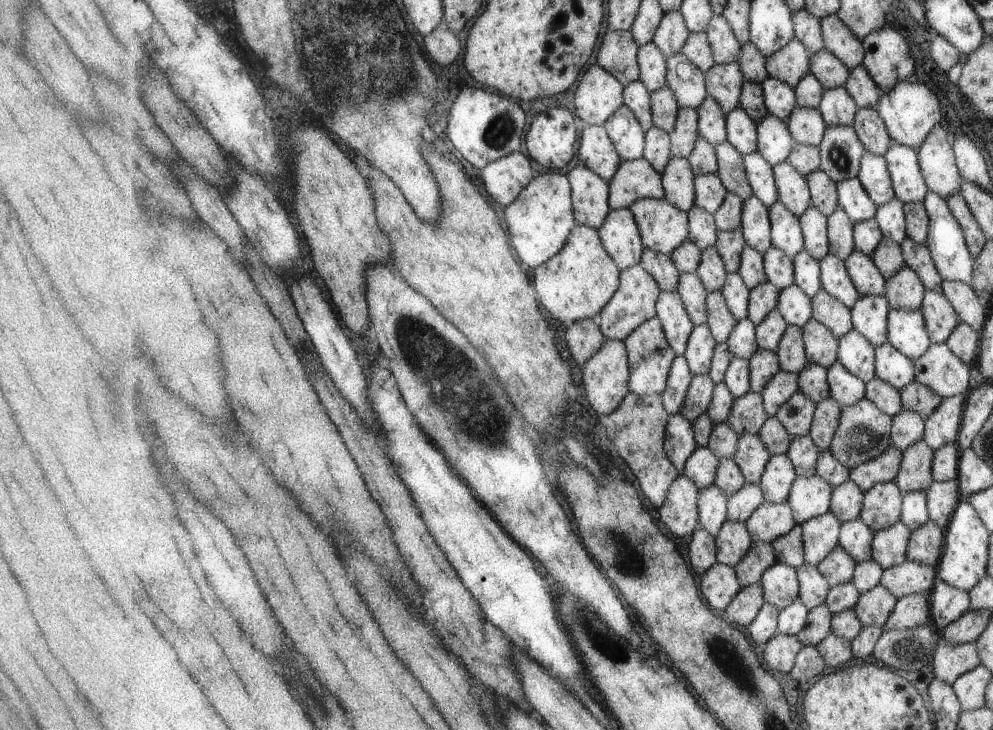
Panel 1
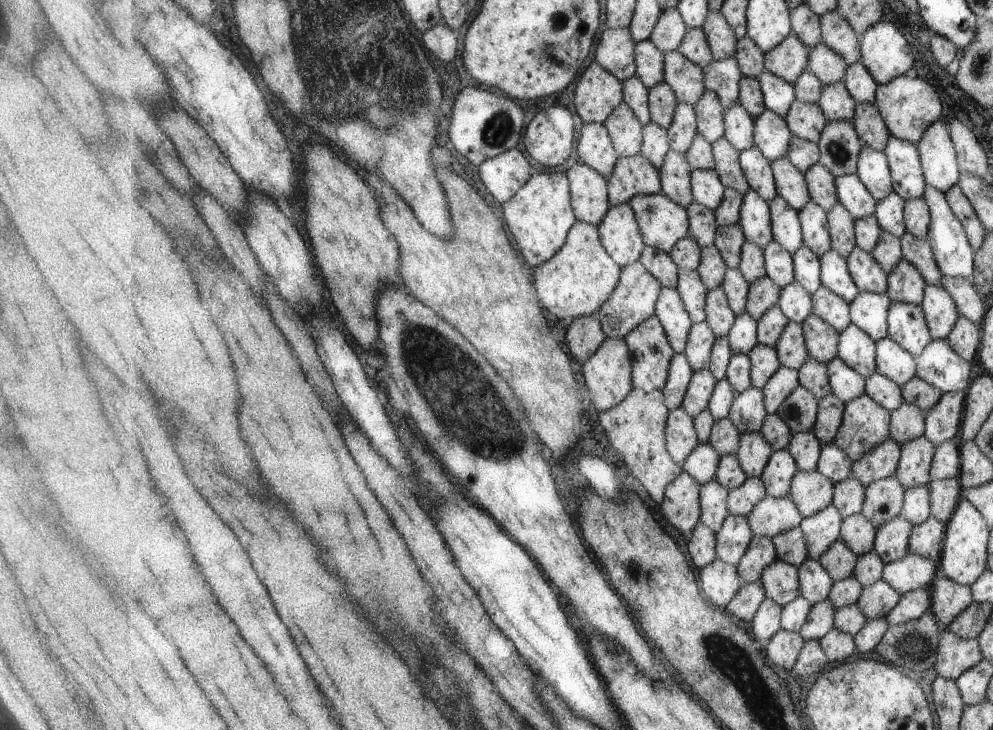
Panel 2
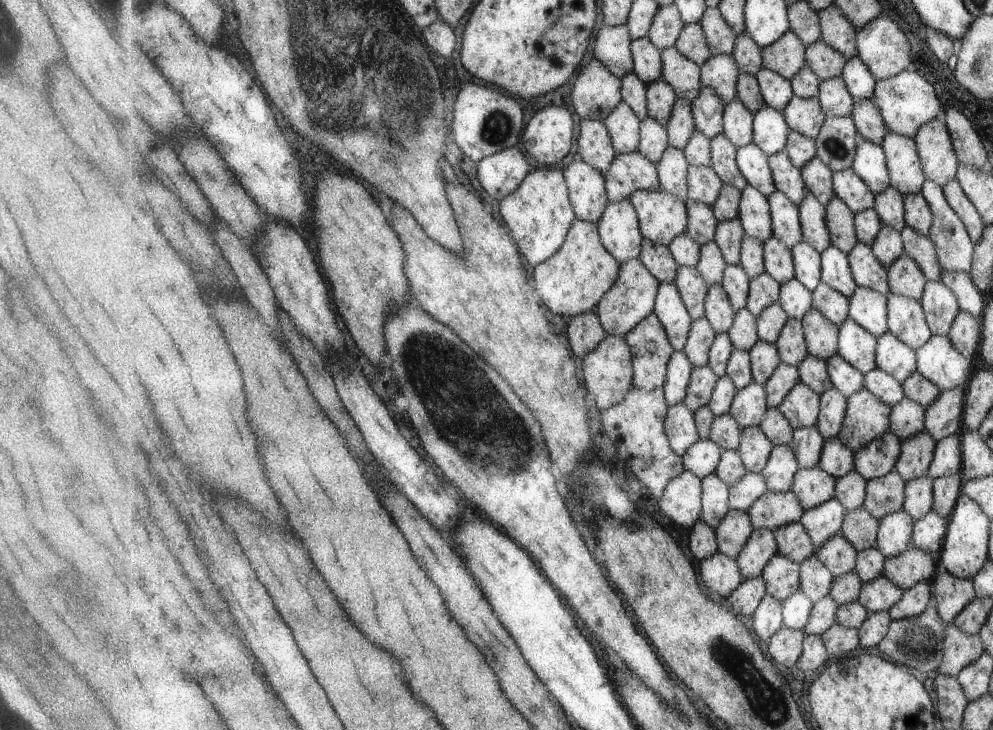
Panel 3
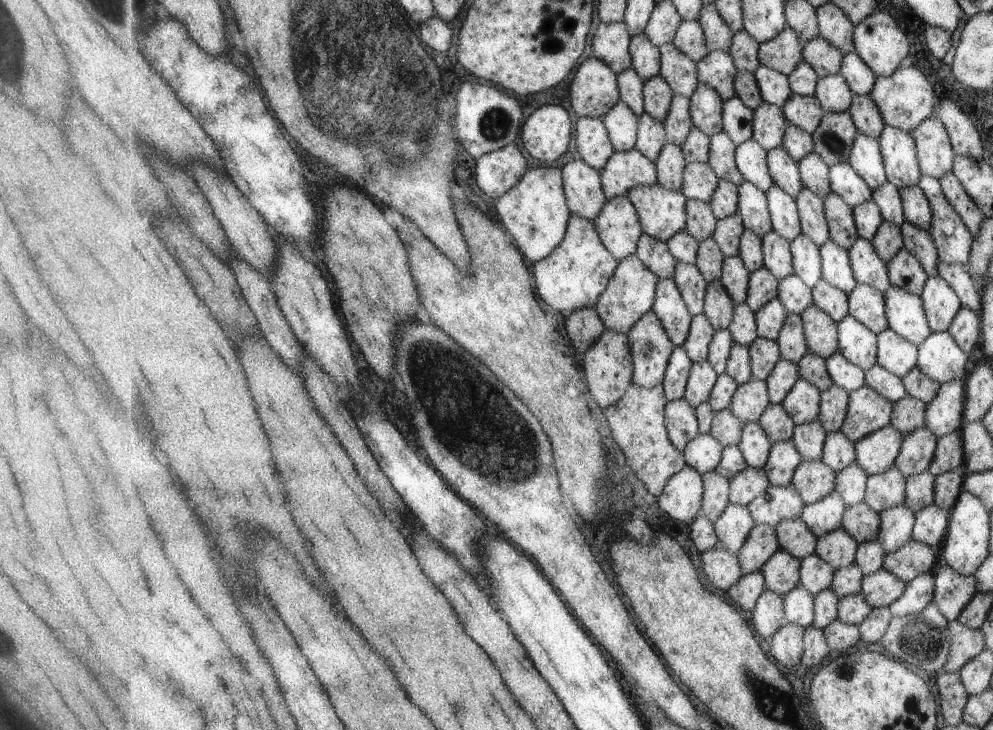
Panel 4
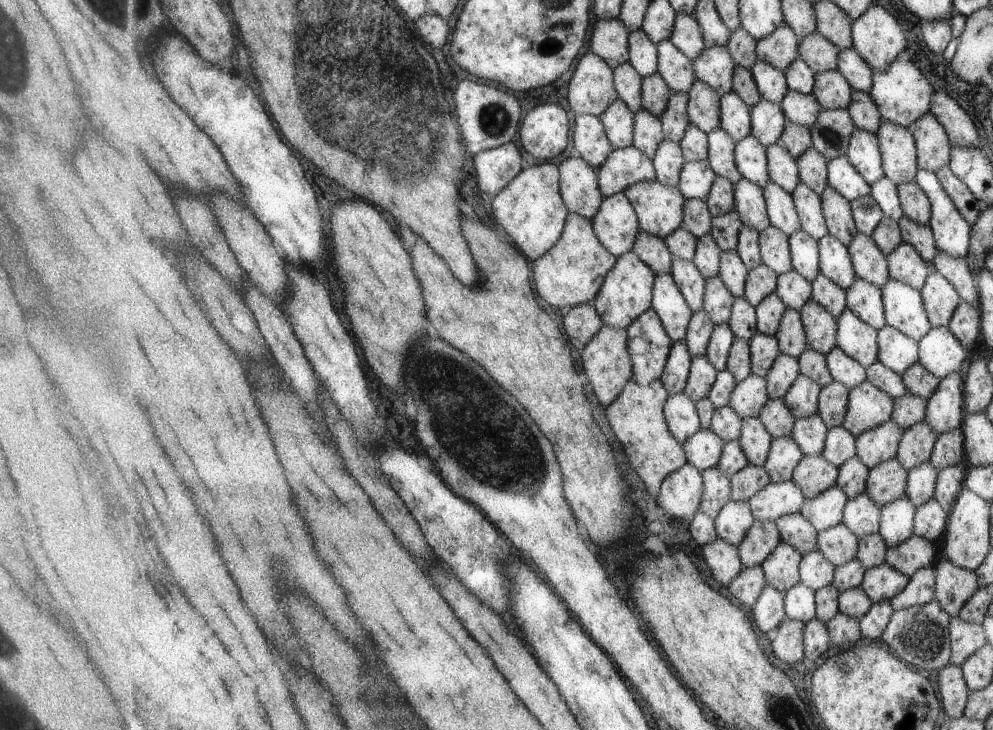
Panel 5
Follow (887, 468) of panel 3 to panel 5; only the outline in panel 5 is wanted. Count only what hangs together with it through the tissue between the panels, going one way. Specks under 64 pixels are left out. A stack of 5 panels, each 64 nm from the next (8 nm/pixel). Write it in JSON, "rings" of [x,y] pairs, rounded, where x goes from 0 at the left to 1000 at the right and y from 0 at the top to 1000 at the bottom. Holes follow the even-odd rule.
{"rings":[[[897,574],[885,586],[864,597],[862,612],[865,630],[876,642],[899,630],[904,623],[909,593],[910,589]]]}

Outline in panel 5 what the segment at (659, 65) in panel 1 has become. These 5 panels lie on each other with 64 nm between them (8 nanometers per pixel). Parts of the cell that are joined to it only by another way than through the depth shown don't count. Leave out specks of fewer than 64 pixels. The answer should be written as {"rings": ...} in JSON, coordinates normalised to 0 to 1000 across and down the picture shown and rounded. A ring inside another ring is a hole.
{"rings":[[[649,40],[634,45],[634,79],[634,86],[648,107],[658,104],[663,97],[663,60],[656,55]]]}

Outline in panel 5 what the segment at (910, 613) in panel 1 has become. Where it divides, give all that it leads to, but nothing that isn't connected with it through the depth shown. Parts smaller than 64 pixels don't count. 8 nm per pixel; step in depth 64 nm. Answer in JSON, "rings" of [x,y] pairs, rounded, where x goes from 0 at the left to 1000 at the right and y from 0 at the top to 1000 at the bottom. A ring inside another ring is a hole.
{"rings":[[[942,777],[925,781],[921,789],[916,790],[916,799],[911,808],[896,826],[902,837],[936,827],[942,822],[944,792]]]}

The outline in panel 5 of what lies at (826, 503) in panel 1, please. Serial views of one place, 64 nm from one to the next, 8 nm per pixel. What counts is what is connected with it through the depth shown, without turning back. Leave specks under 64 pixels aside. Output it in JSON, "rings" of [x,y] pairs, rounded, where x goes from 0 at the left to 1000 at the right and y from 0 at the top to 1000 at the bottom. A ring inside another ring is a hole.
{"rings":[[[829,623],[810,625],[800,644],[798,658],[809,670],[813,684],[819,685],[844,663],[845,648],[846,641],[833,633]]]}

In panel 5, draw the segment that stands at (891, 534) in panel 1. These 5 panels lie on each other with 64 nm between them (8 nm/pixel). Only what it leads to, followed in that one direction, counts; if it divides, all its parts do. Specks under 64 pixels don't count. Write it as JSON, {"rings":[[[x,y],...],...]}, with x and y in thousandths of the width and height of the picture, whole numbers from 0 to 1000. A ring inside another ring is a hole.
{"rings":[[[913,678],[900,689],[888,695],[886,730],[896,751],[909,745],[920,733],[921,707],[924,696],[917,690]]]}

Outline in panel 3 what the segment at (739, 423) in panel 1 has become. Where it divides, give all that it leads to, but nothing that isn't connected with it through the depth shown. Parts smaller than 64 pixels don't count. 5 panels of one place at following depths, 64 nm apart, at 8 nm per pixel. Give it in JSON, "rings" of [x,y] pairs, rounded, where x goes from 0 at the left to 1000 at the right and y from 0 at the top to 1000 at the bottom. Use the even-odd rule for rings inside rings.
{"rings":[[[756,523],[742,536],[735,566],[747,588],[765,585],[773,563],[771,527]]]}

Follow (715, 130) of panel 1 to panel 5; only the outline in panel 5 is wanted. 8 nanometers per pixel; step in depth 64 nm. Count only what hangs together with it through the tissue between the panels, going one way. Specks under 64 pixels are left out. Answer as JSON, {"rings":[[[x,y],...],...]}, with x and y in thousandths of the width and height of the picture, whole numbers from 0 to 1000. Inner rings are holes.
{"rings":[[[702,111],[694,126],[693,156],[696,168],[715,182],[726,174],[726,133],[720,121]]]}

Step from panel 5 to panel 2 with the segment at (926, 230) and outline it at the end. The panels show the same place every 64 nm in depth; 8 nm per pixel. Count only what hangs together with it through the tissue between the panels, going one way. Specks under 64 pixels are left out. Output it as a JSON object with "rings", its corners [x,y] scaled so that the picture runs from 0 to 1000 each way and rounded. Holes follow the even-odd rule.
{"rings":[[[913,316],[908,326],[908,344],[910,355],[925,367],[936,392],[949,392],[951,375],[946,370],[937,330],[925,329],[924,323]]]}

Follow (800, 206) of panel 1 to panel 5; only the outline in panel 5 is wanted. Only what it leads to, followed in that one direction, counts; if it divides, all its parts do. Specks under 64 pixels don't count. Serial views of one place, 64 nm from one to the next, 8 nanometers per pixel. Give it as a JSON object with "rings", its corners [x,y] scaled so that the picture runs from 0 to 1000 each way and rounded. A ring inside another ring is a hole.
{"rings":[[[785,195],[774,200],[771,205],[776,248],[793,259],[793,263],[801,263],[808,251],[804,218],[799,216],[795,205],[789,203]]]}

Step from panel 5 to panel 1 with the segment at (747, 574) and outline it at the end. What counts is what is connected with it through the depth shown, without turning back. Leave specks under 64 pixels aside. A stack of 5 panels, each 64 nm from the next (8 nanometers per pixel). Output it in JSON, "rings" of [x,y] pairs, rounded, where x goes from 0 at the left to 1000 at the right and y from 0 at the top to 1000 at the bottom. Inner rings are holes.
{"rings":[[[766,799],[747,805],[738,826],[730,837],[730,849],[750,863],[762,847],[771,826]]]}

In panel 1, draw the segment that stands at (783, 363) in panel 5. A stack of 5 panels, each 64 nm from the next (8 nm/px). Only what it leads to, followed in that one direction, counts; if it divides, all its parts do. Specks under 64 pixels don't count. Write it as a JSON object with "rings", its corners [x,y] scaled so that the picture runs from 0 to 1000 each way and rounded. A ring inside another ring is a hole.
{"rings":[[[785,507],[768,534],[768,548],[773,573],[782,571],[784,559],[805,536],[805,514]]]}

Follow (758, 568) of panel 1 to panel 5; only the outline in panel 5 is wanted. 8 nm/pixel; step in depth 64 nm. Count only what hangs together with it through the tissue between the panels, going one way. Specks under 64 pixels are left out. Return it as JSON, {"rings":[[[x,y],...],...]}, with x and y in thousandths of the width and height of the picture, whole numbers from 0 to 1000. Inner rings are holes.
{"rings":[[[761,712],[748,745],[743,748],[747,771],[752,778],[767,775],[787,744],[788,734],[781,715]]]}

